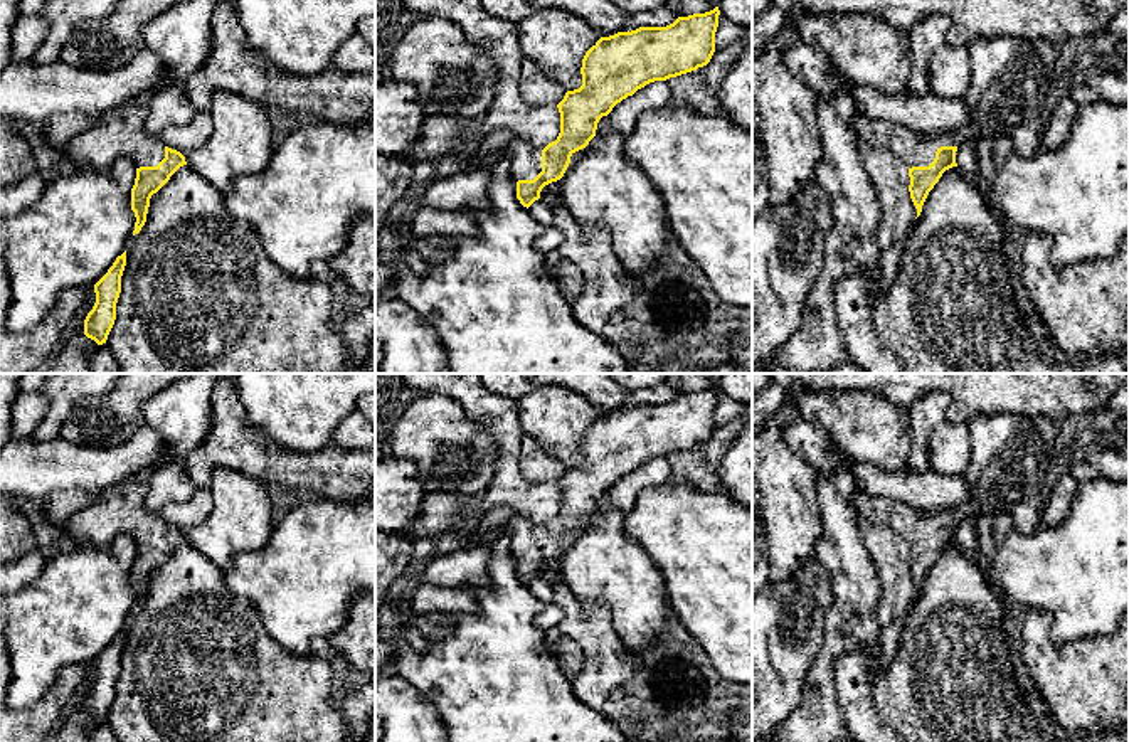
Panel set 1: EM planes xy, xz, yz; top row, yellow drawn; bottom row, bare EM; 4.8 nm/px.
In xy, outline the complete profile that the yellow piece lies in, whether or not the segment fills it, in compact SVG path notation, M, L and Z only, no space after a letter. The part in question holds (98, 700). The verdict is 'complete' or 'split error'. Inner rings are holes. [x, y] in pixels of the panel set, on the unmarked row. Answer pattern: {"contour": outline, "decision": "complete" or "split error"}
{"contour": "M126 628L116 634L108 649L94 661L96 680L84 697L84 712L98 722L106 720L114 702L125 643Z", "decision": "complete"}

